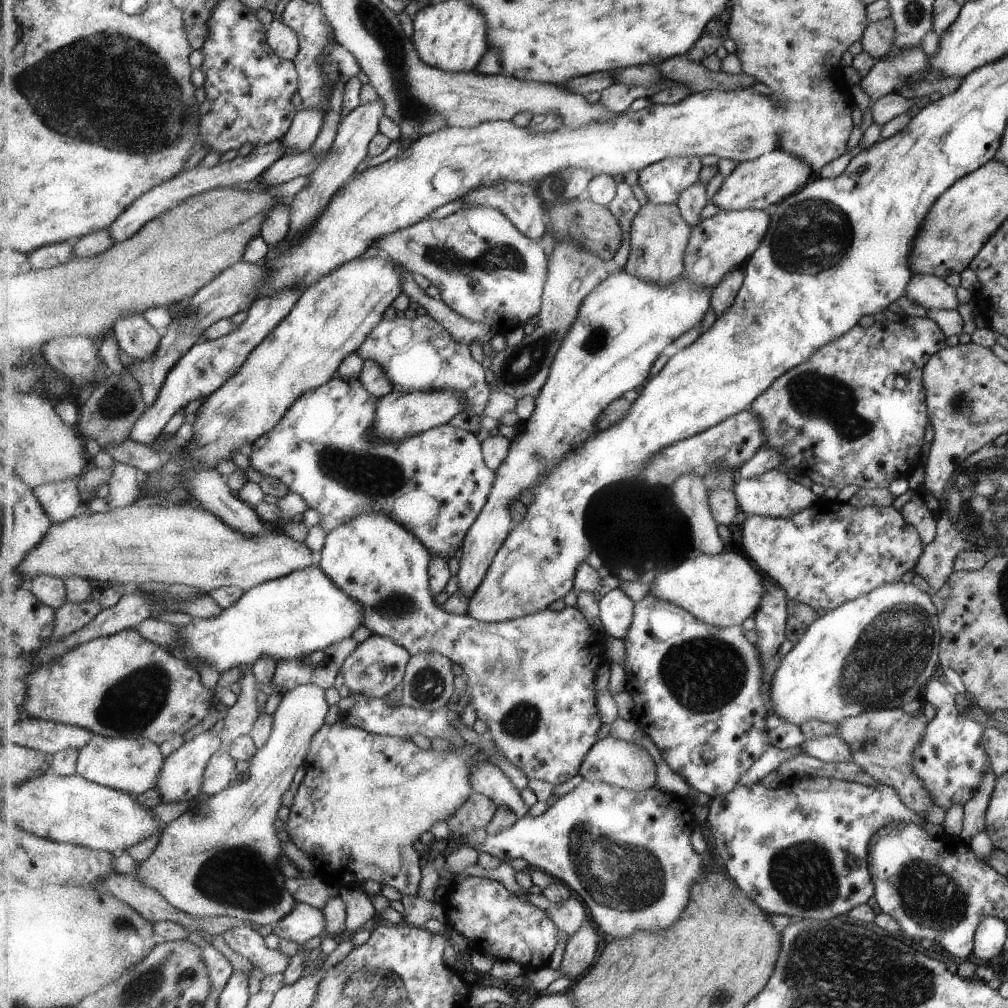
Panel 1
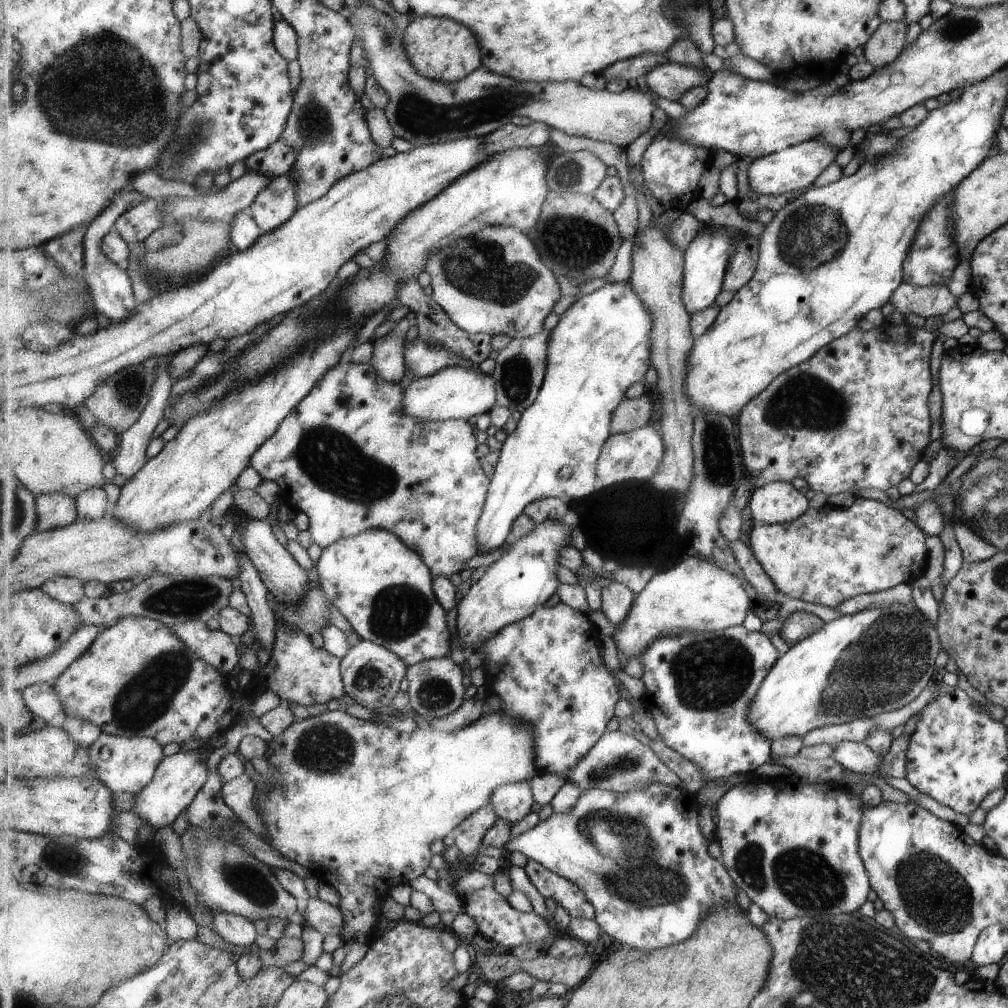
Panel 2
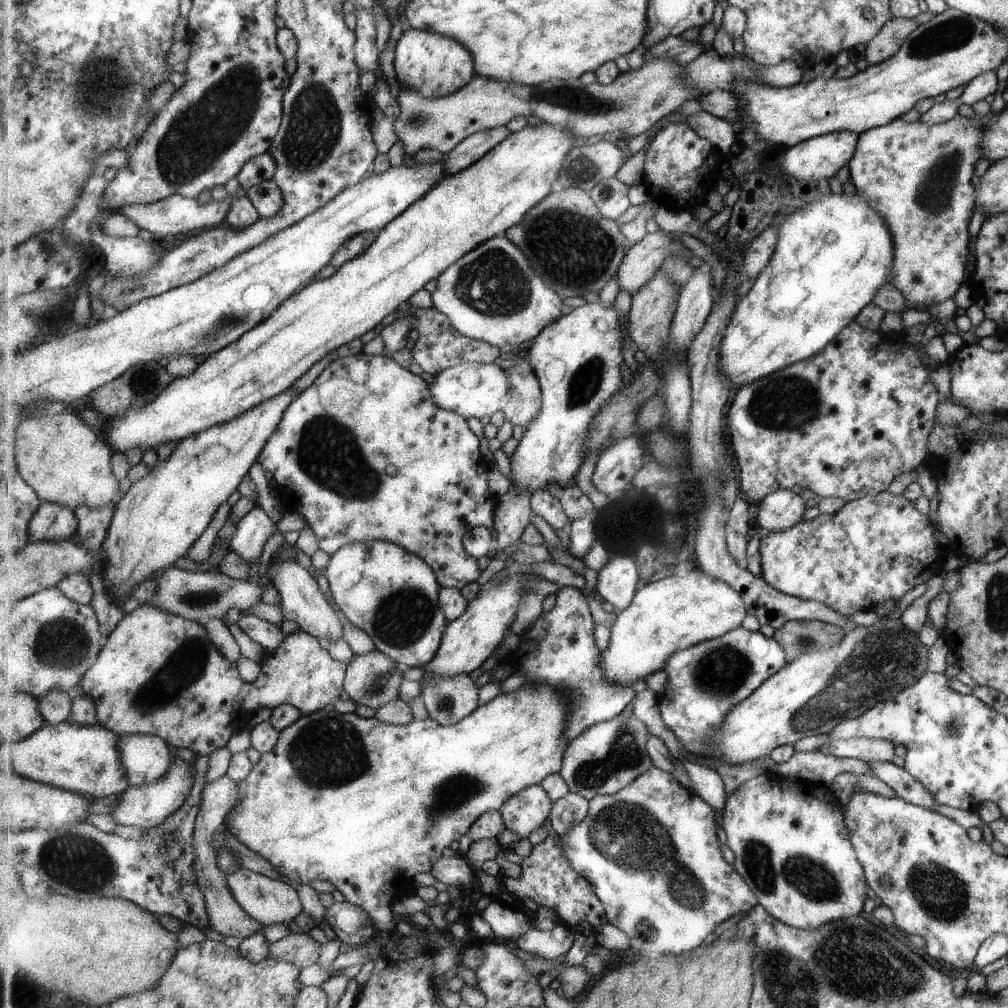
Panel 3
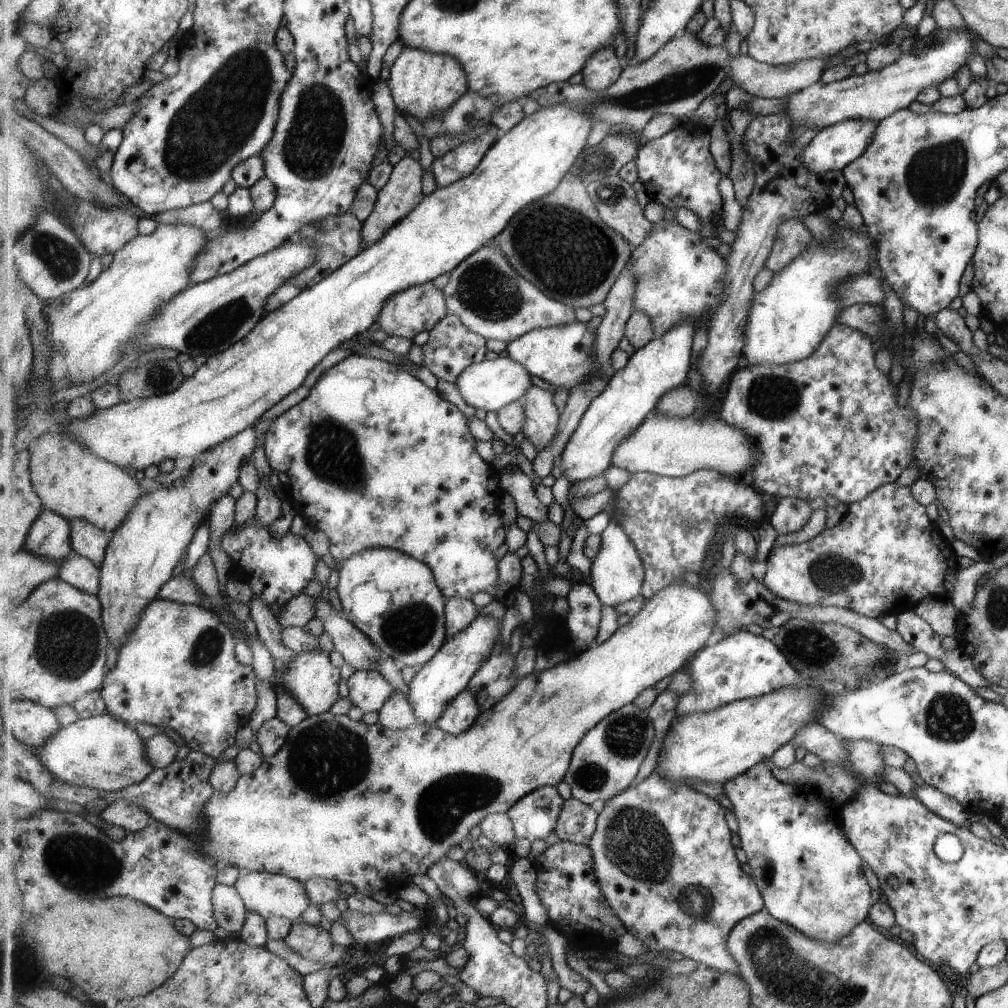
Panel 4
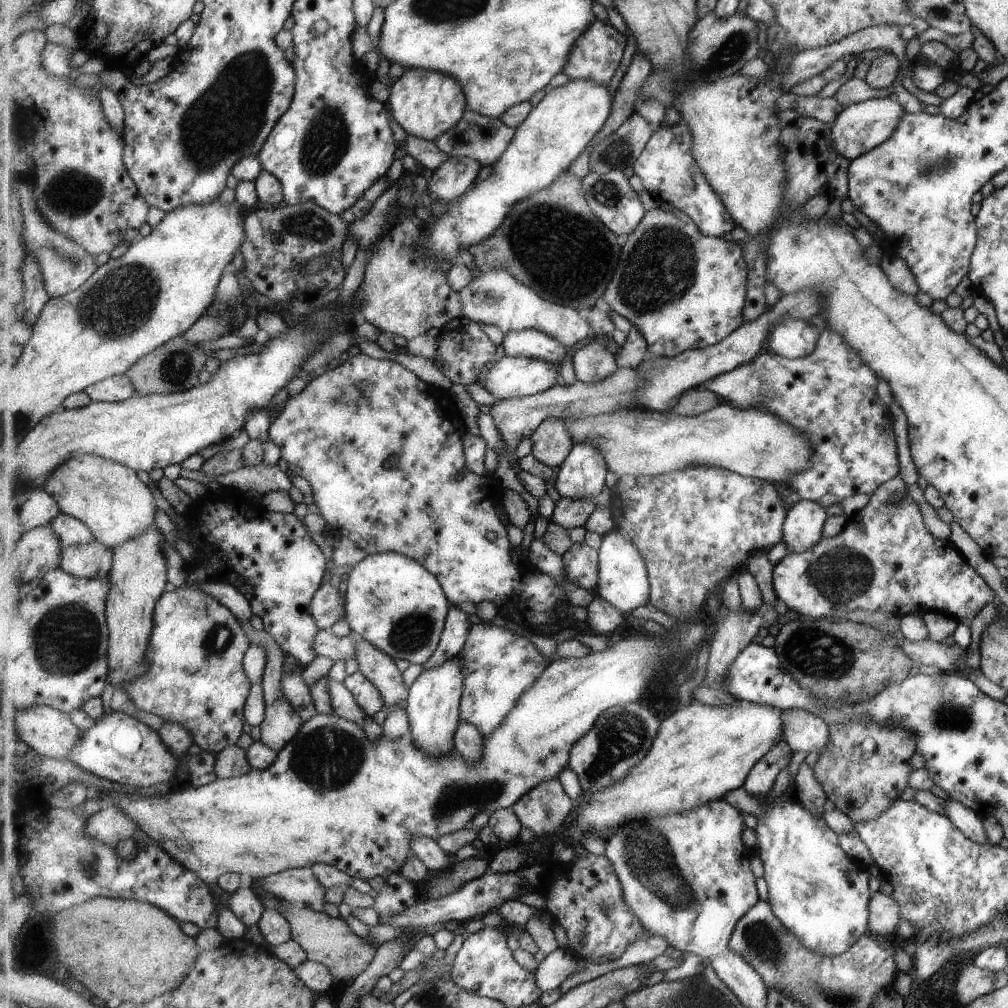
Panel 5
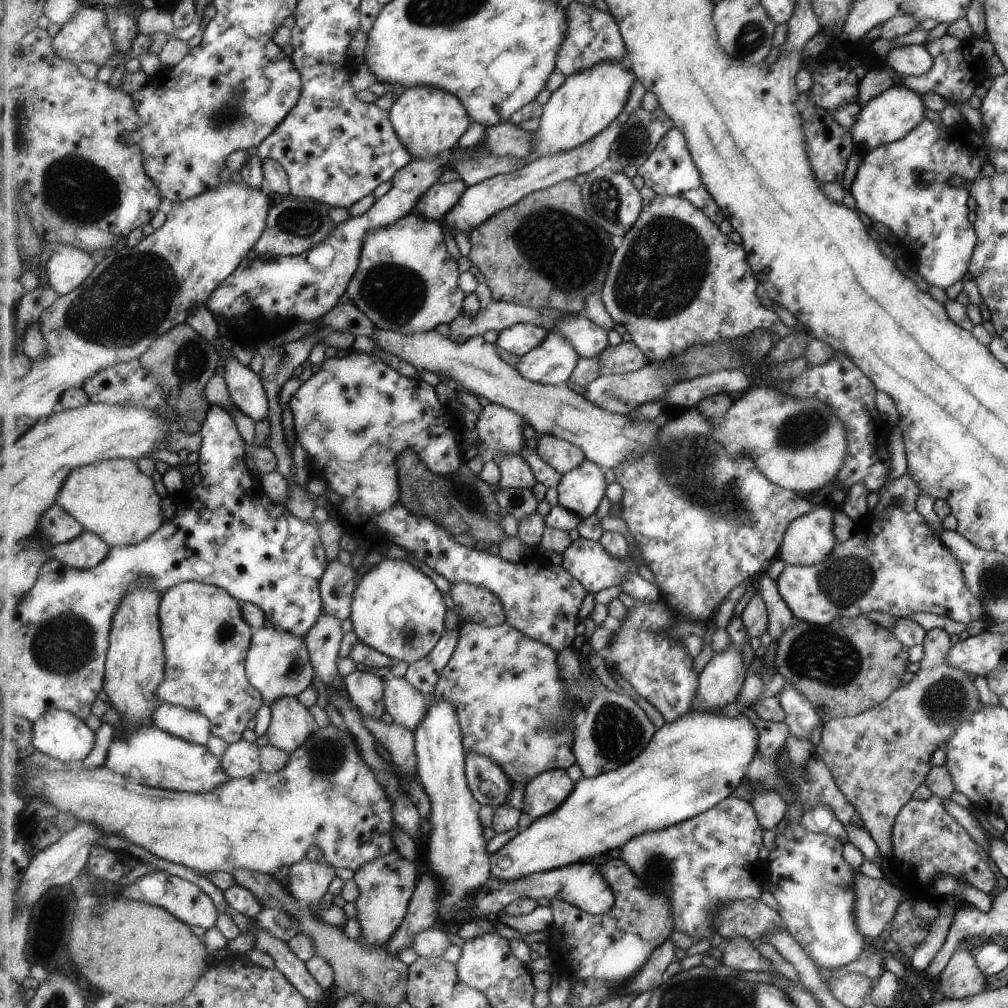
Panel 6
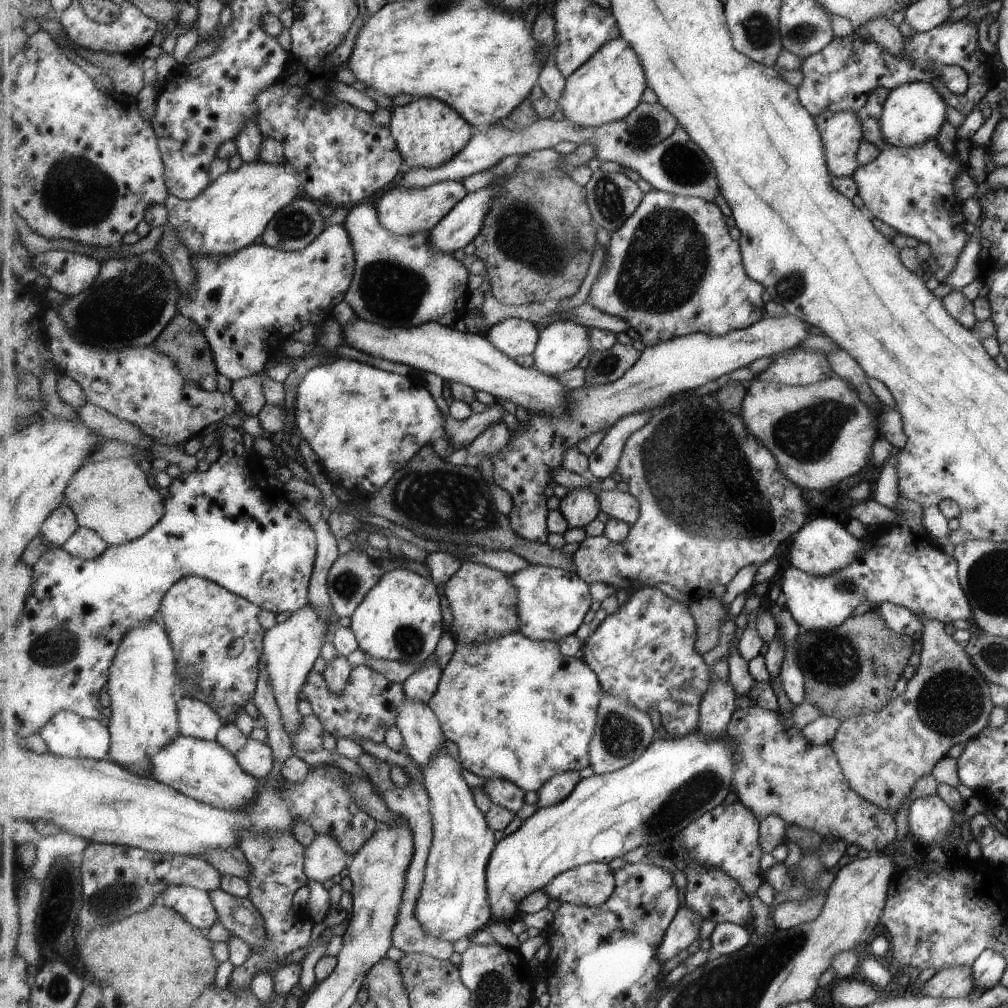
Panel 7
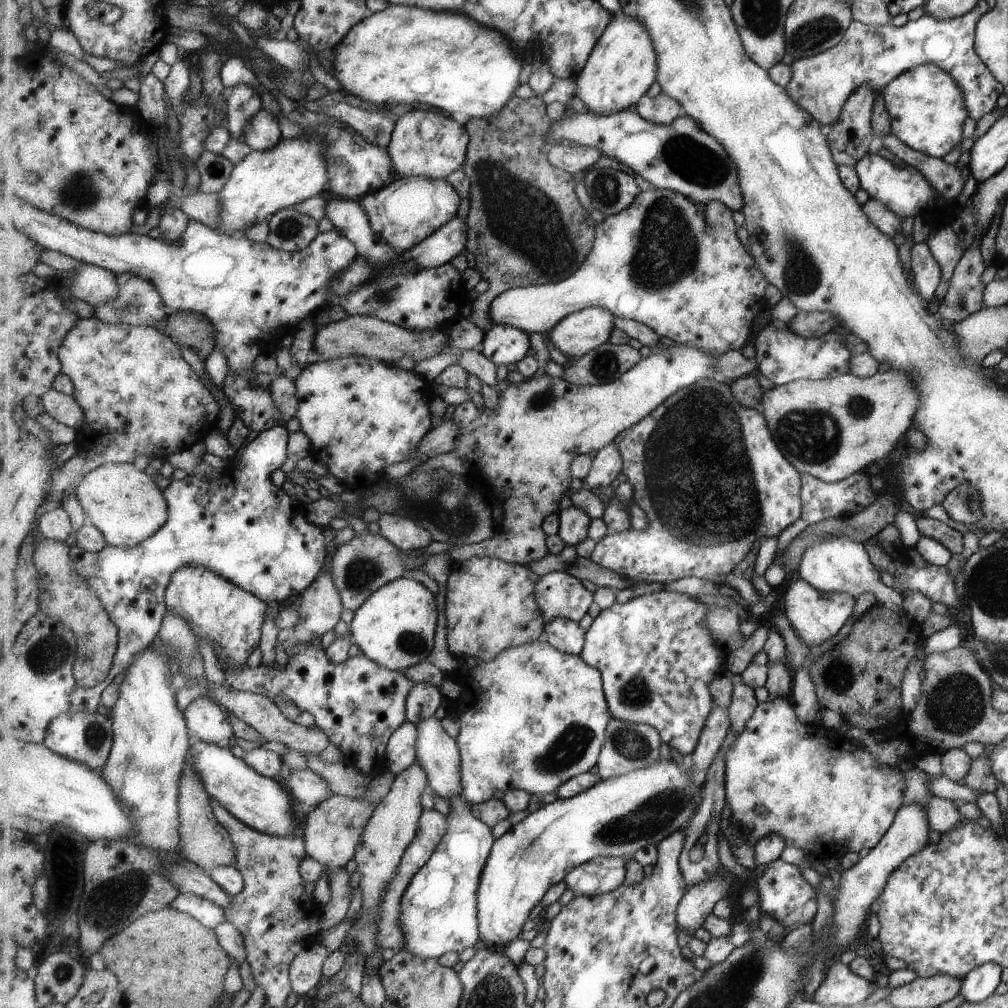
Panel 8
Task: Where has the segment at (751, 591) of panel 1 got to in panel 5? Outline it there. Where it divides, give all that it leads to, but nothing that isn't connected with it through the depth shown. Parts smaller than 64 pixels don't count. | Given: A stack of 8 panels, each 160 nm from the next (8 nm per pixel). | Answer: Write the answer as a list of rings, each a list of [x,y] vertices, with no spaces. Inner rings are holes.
[[[700,618],[699,621],[675,619],[675,623],[678,633],[671,634],[667,631],[672,642],[671,646],[665,644],[661,636],[648,634],[647,632],[635,629],[626,632],[619,642],[608,646],[605,651],[592,651],[589,655],[585,655],[578,659],[572,657],[556,658],[537,679],[537,684],[534,684],[529,691],[523,693],[522,698],[518,700],[514,710],[507,715],[506,722],[499,725],[497,731],[484,737],[486,740],[484,743],[484,757],[477,767],[468,765],[464,757],[462,757],[457,750],[453,750],[453,754],[449,754],[449,756],[437,756],[437,758],[435,758],[435,756],[429,756],[427,752],[423,752],[423,748],[419,748],[419,744],[415,744],[415,740],[413,740],[411,733],[405,734],[403,738],[393,740],[393,738],[389,738],[389,736],[382,731],[377,738],[369,739],[367,734],[365,734],[365,730],[363,730],[359,724],[355,724],[355,722],[351,720],[346,720],[334,714],[318,713],[309,721],[303,722],[303,725],[299,728],[299,734],[278,753],[277,761],[266,770],[251,770],[247,775],[231,779],[218,779],[209,785],[203,785],[201,787],[187,786],[185,789],[167,792],[163,796],[157,793],[153,793],[151,796],[139,796],[139,794],[133,794],[133,796],[131,796],[131,794],[117,792],[117,796],[113,796],[113,798],[105,804],[113,804],[113,806],[123,808],[125,814],[139,826],[142,834],[147,834],[155,844],[159,844],[169,856],[177,860],[180,864],[183,864],[185,868],[193,870],[193,873],[197,872],[199,877],[205,880],[207,884],[215,890],[215,895],[217,896],[220,906],[219,926],[217,926],[217,929],[221,932],[221,935],[227,942],[243,939],[248,931],[248,927],[235,915],[235,912],[232,912],[228,905],[220,902],[222,891],[217,884],[219,876],[233,872],[236,874],[246,874],[253,880],[257,880],[290,869],[312,869],[315,864],[337,866],[341,872],[345,872],[348,876],[365,881],[369,881],[375,876],[389,876],[391,872],[402,872],[403,866],[407,864],[407,860],[413,858],[413,856],[417,856],[415,850],[411,848],[411,842],[413,842],[413,838],[415,838],[416,835],[427,836],[427,838],[433,838],[433,840],[435,840],[438,836],[465,828],[465,824],[469,821],[471,822],[481,810],[494,813],[496,810],[512,807],[522,795],[529,792],[532,788],[535,788],[540,782],[543,782],[545,779],[557,778],[564,768],[570,766],[571,749],[582,736],[585,736],[587,732],[591,730],[591,727],[597,722],[602,712],[614,706],[645,700],[645,691],[649,688],[649,683],[655,682],[653,679],[655,678],[655,674],[661,670],[661,664],[663,664],[669,656],[671,656],[671,658],[675,656],[675,664],[679,662],[679,664],[677,664],[677,668],[679,668],[681,664],[687,661],[689,654],[691,654],[697,646],[700,645],[701,647],[705,640],[707,640],[705,638],[705,632],[709,631],[709,629],[707,630],[707,626],[705,626],[705,622],[702,621],[702,618]]]

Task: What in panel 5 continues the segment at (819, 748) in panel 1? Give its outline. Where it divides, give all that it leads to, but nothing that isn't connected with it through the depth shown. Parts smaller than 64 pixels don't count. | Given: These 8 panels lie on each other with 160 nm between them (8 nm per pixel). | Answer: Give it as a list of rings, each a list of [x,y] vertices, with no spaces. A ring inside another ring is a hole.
[[[942,800],[944,811],[947,818],[957,827],[965,836],[970,838],[978,845],[990,847],[992,844],[985,835],[985,830],[981,825],[981,819],[967,807],[953,800]]]

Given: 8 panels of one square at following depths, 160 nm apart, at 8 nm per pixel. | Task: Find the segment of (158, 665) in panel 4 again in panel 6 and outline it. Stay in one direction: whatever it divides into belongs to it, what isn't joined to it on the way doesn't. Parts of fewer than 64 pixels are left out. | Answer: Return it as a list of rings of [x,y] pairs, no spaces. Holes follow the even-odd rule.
[[[185,581],[171,587],[162,595],[160,604],[167,662],[163,682],[158,686],[156,697],[160,702],[181,705],[205,715],[210,720],[211,734],[225,740],[229,745],[243,738],[249,722],[256,718],[264,704],[262,692],[251,684],[246,671],[246,662],[257,630],[246,621],[242,604],[226,588],[199,581]]]

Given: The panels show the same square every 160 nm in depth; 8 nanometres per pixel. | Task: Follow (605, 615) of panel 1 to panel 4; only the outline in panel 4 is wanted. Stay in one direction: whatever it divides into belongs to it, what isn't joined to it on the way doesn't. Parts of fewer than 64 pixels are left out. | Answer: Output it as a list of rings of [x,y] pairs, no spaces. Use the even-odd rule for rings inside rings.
[[[611,518],[608,527],[600,535],[602,545],[597,556],[592,560],[593,582],[591,585],[604,605],[615,608],[641,594],[646,579],[646,568],[635,543],[615,518]]]

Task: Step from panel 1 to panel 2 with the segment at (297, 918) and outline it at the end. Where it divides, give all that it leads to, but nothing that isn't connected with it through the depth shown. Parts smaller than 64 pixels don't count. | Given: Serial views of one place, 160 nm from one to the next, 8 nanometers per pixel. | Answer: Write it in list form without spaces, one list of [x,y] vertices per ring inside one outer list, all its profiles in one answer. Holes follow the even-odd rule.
[[[317,897],[304,903],[301,913],[306,920],[303,924],[314,926],[324,935],[341,936],[344,929],[344,916],[340,907]]]

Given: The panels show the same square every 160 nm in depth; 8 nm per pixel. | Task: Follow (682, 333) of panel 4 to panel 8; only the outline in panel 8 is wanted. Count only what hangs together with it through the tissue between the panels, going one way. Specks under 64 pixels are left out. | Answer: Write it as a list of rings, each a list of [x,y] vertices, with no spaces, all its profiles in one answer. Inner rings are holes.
[[[572,504],[570,507],[562,509],[560,512],[560,531],[561,538],[567,545],[579,544],[587,536],[590,536],[590,524],[593,519],[586,510]]]

